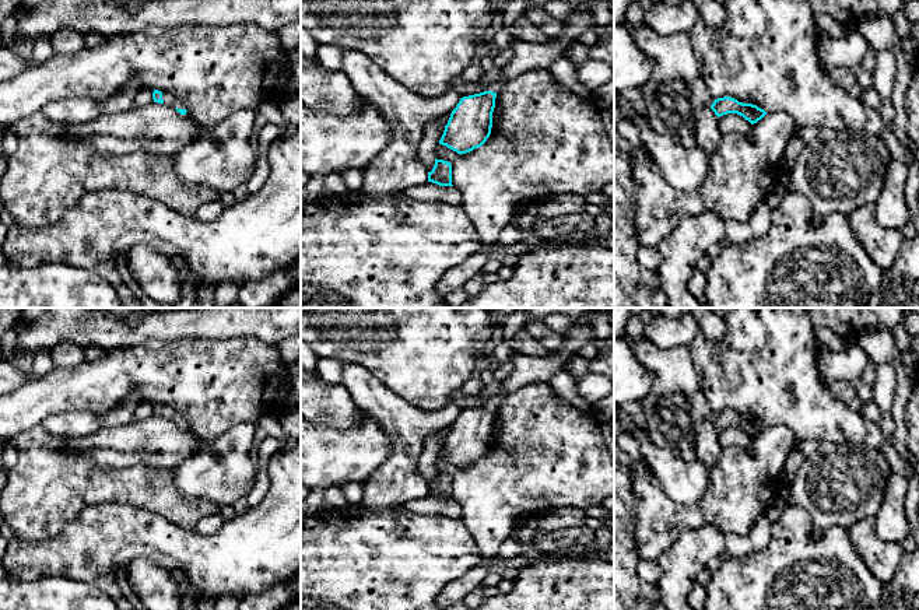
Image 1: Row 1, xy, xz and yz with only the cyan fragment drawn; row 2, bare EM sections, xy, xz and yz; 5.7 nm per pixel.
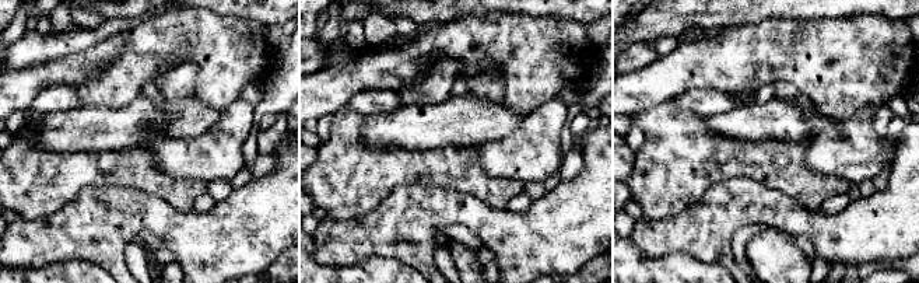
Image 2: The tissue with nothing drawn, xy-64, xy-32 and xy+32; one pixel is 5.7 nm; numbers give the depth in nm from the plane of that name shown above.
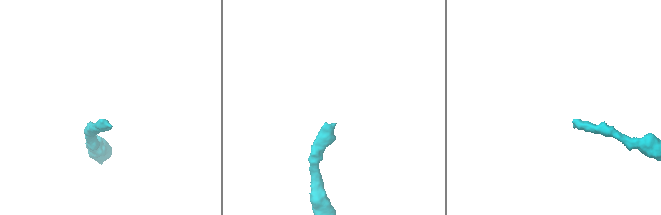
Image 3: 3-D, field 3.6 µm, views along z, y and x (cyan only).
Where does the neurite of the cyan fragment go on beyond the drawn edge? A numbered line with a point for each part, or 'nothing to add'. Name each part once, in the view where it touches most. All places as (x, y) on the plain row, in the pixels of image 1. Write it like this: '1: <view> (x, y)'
1: xy (169, 412)

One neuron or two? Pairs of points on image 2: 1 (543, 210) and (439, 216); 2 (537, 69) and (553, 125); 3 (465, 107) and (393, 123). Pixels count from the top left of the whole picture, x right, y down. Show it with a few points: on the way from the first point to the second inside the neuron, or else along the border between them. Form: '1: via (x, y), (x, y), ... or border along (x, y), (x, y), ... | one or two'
1: via (518, 222), (484, 222), (476, 216), (465, 216) | one
2: border along (557, 97), (543, 102), (528, 116) | two
3: via (446, 123), (411, 123) | one

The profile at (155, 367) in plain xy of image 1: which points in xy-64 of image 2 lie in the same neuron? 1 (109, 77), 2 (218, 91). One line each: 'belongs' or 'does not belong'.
1: does not belong
2: belongs

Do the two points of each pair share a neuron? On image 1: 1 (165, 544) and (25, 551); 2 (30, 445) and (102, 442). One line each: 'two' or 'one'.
1: one
2: two

